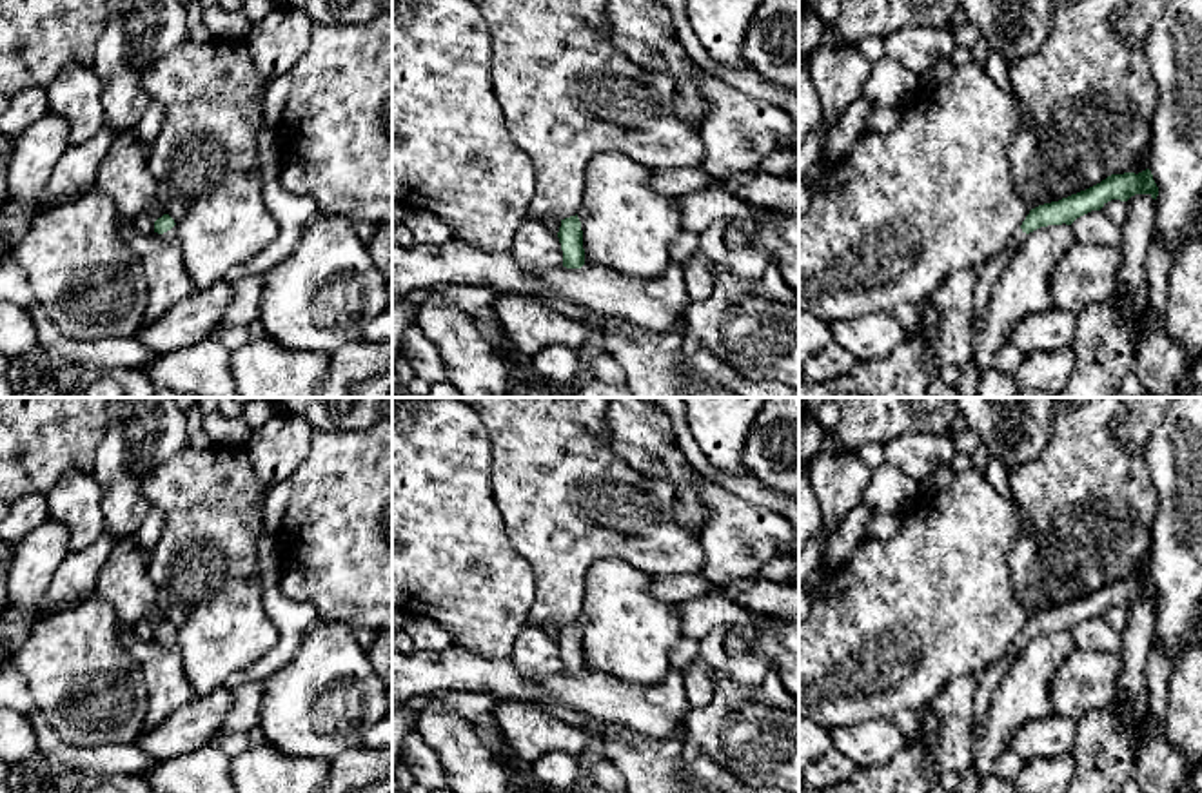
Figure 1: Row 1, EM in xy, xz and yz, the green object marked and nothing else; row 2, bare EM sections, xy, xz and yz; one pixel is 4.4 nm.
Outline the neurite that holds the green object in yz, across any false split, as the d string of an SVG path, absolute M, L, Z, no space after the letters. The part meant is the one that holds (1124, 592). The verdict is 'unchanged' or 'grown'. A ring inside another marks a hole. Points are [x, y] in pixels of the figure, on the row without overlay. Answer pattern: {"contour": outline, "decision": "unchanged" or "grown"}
{"contour": "M1149 575L1138 581L1111 581L1086 597L1031 615L1022 631L1013 637L1004 655L1017 659L1028 641L1040 633L1062 630L1071 631L1077 624L1091 617L1100 617L1111 606L1128 608L1135 601L1149 601L1157 606L1158 593Z", "decision": "grown"}

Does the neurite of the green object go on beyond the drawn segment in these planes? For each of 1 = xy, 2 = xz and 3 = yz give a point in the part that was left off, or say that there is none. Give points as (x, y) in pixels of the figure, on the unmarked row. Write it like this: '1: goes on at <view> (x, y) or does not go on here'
1: goes on at xy (173, 639)
2: does not go on here
3: goes on at yz (1017, 645)

